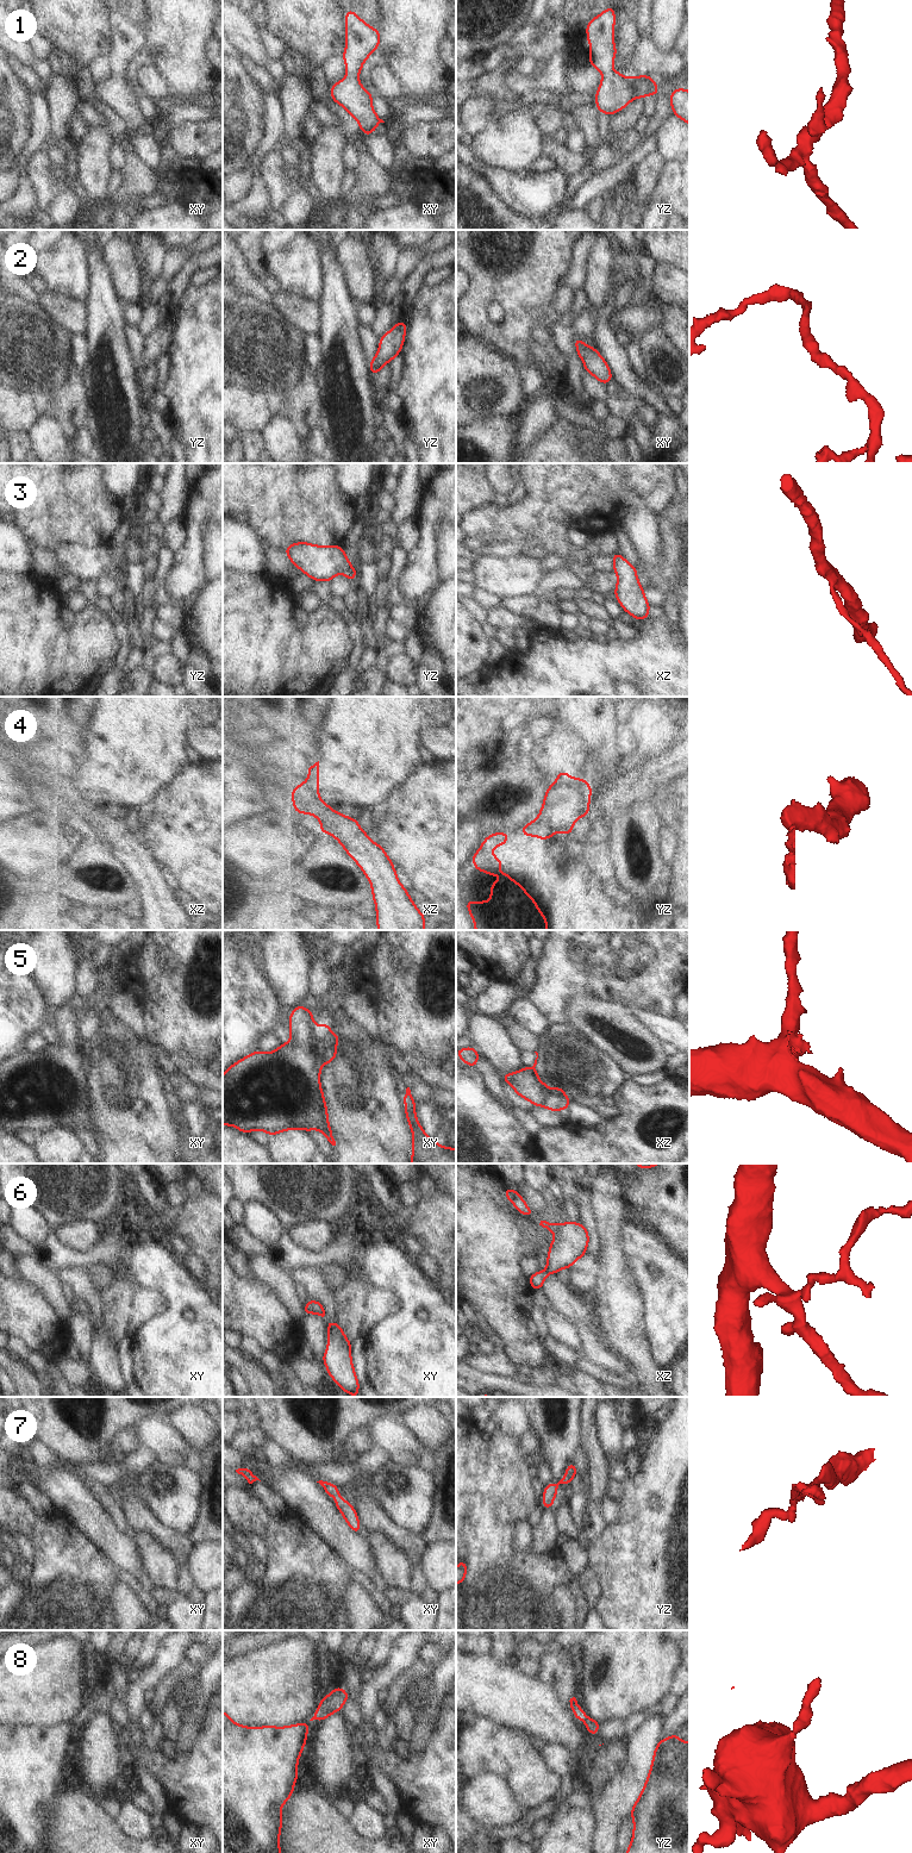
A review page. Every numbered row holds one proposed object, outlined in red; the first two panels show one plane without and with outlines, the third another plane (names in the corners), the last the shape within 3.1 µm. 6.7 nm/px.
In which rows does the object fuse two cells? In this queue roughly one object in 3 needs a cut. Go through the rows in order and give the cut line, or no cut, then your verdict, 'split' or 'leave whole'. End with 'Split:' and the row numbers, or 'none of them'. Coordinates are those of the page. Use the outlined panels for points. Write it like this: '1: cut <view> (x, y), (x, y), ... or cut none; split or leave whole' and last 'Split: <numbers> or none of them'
1: cut none; leave whole
2: cut none; leave whole
3: cut none; leave whole
4: cut yz (536, 819), (547, 823), (555, 830); split
5: cut xy (330, 1033), (313, 1042), (313, 1053), (322, 1064); split
6: cut none; leave whole
7: cut none; leave whole
8: cut none; leave whole
Split: 4, 5

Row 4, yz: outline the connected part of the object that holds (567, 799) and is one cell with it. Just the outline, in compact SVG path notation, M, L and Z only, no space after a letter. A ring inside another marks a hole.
M558 772L557 780L546 790L543 807L536 821L546 823L550 828L564 835L571 835L574 823L580 817L589 816L591 794L592 787L588 781L581 778L570 778L568 772Z

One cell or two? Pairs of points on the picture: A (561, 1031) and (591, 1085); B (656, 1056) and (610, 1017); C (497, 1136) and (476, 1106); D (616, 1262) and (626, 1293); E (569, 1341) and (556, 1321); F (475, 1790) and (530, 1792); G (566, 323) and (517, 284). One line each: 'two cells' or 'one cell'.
A: one cell
B: one cell
C: one cell
D: one cell
E: one cell
F: two cells
G: two cells

